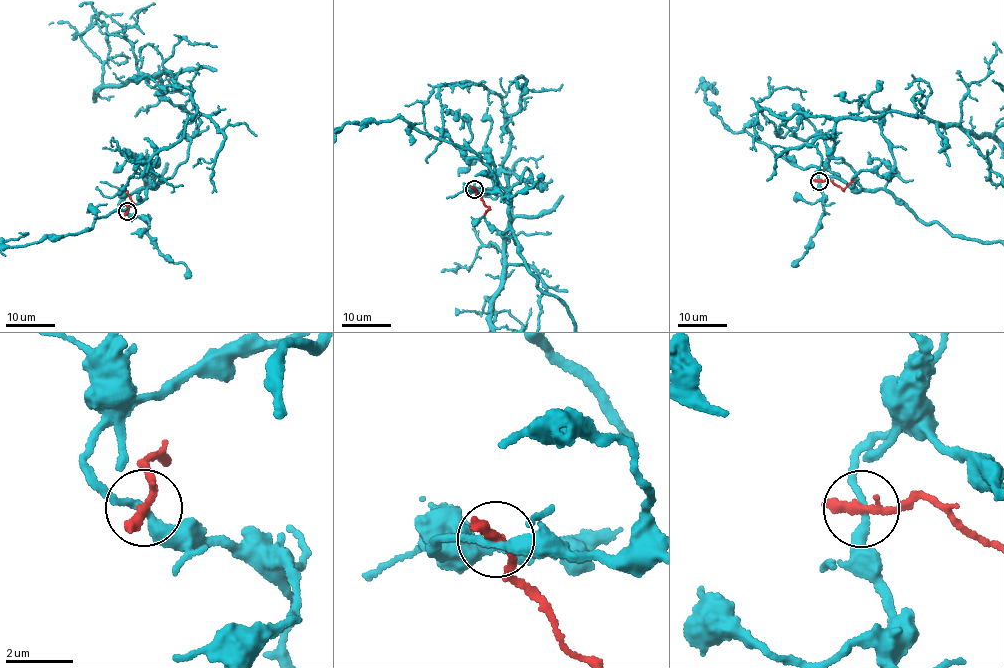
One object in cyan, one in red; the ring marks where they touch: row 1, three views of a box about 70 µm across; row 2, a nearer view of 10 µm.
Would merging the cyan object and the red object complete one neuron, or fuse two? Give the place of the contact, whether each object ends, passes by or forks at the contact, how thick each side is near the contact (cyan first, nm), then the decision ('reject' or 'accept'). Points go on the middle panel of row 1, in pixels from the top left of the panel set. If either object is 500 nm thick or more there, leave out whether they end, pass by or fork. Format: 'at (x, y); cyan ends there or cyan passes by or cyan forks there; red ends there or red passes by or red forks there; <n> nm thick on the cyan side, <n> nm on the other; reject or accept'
at (474, 189); cyan passes by; red ends there; 240 nm thick on the cyan side, 360 nm on the other; reject

